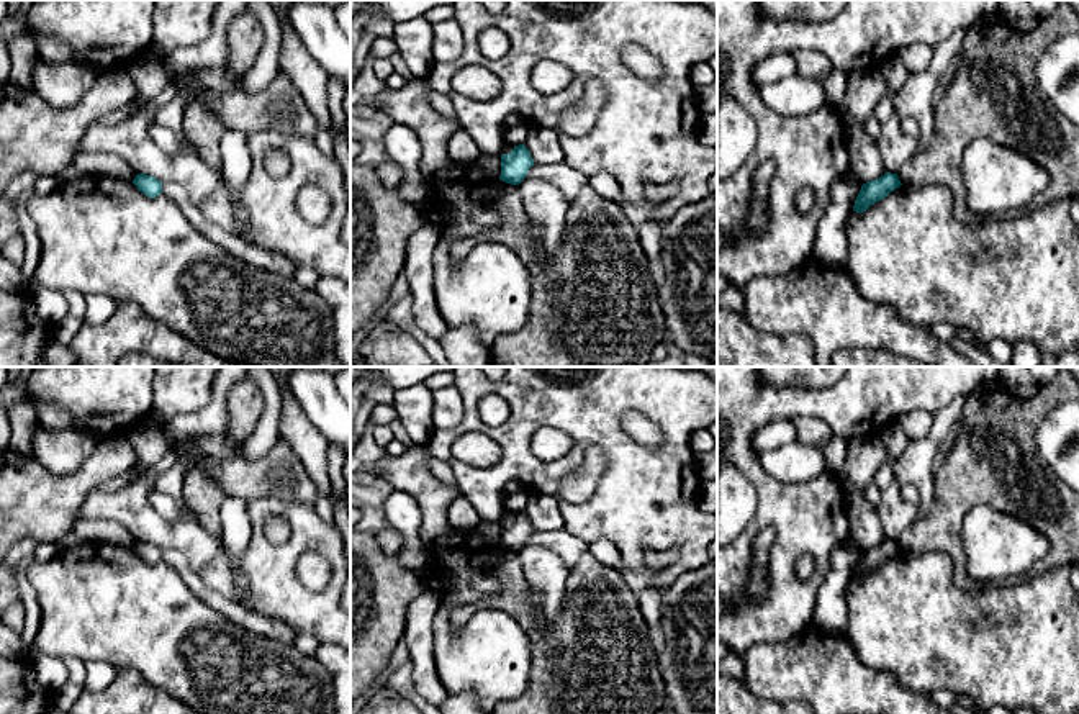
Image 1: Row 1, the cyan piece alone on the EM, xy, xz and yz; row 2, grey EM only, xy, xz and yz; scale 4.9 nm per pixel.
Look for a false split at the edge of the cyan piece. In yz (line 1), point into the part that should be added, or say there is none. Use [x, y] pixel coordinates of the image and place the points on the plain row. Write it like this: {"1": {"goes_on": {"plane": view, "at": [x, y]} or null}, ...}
{"1": {"goes_on": null}}

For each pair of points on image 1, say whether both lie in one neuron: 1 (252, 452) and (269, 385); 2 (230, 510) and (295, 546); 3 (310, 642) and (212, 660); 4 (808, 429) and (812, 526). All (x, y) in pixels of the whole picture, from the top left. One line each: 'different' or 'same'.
1: same
2: different
3: different
4: different

